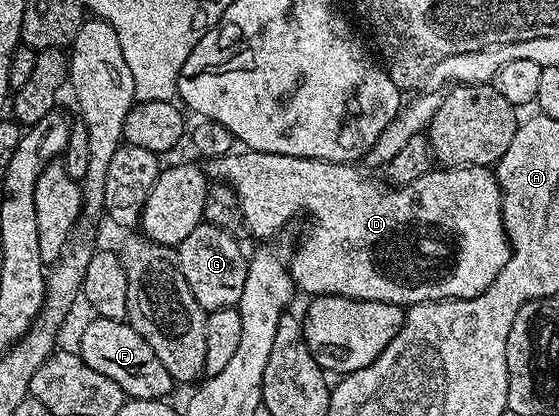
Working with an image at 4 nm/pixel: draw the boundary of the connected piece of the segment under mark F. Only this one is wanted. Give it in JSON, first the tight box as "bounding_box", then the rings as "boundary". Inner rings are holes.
{"bounding_box":[77,317,173,400],"boundary":[[[91,317],[79,335],[77,353],[89,369],[97,369],[97,373],[109,377],[109,381],[117,381],[127,399],[166,400],[173,388],[169,372],[165,365],[161,365],[157,353],[149,349],[149,341],[145,341],[145,337],[124,320]]]}

